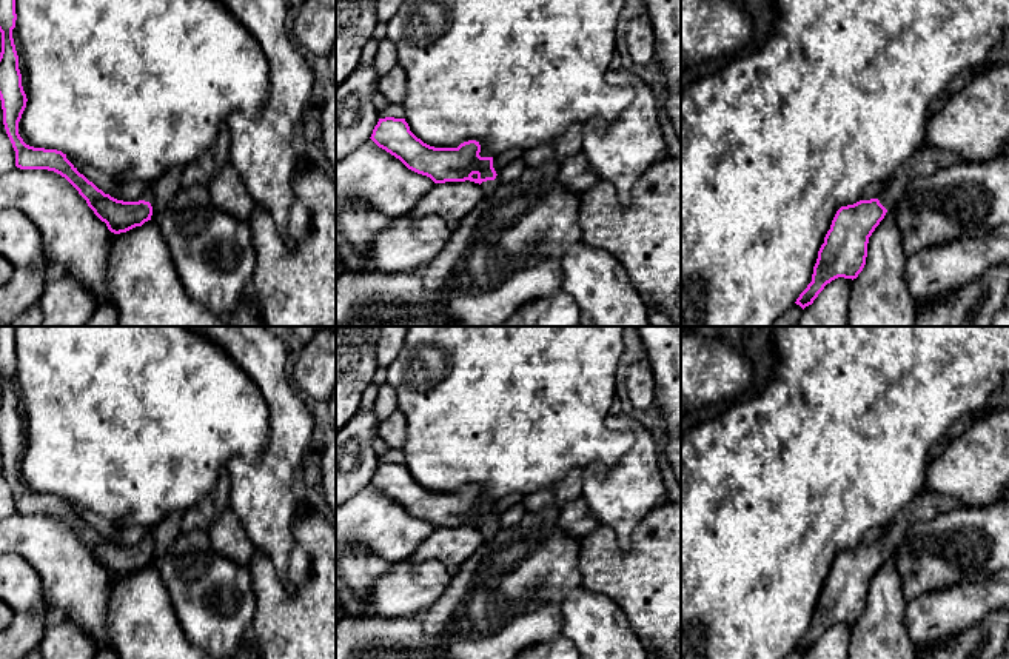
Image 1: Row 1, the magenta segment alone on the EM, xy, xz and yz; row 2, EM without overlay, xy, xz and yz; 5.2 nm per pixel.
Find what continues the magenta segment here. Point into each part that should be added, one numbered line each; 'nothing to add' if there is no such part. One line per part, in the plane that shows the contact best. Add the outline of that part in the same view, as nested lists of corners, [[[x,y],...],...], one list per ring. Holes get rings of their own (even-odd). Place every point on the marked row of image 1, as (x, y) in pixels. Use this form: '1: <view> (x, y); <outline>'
1: xz (489, 187); [[[494,179],[494,180],[482,182],[481,186],[484,189],[485,197],[490,197],[490,196],[493,196],[493,192],[498,186],[498,180]]]

